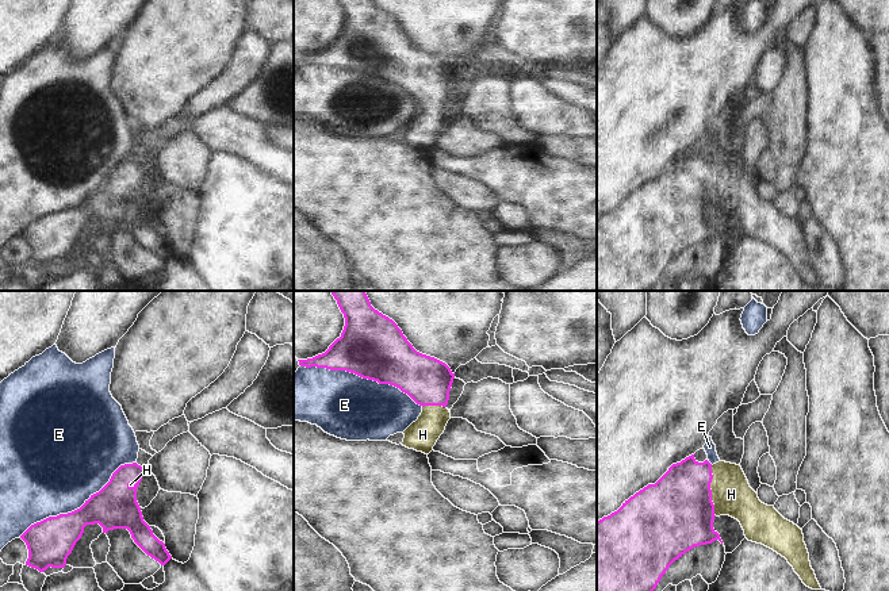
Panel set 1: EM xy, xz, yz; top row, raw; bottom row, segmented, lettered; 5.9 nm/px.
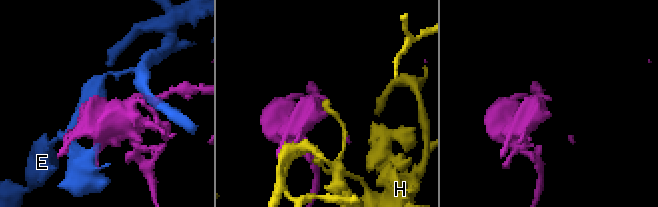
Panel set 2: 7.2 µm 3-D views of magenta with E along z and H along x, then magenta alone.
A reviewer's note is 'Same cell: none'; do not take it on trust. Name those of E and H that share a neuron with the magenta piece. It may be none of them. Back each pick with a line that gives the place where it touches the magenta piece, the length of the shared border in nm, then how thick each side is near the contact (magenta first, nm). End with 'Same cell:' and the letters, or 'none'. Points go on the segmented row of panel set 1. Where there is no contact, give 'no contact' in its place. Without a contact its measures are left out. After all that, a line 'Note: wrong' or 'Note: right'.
H: yz (711, 491) | 300 nm | 440/240 nm
Same cell: H
Note: wrong

